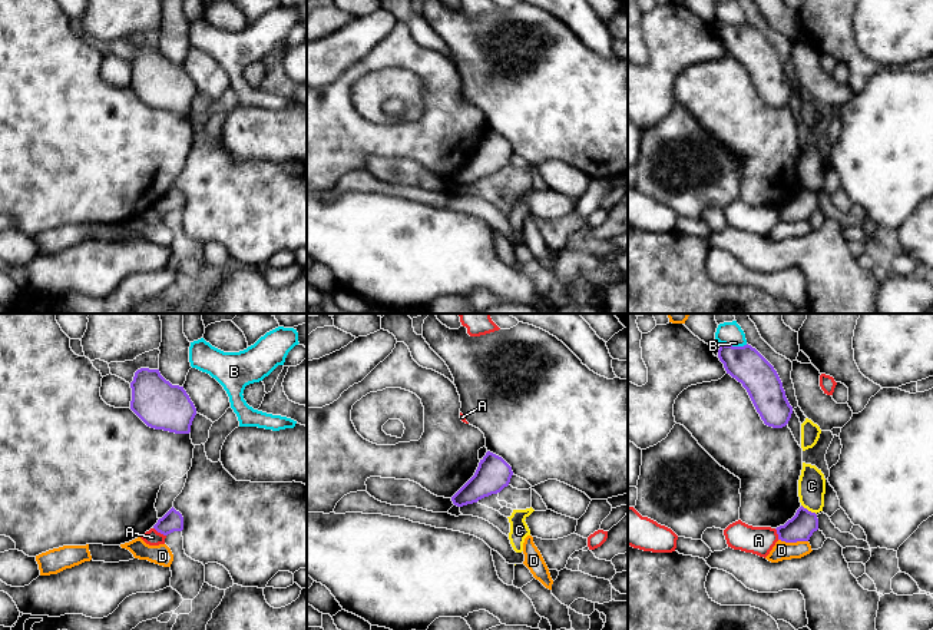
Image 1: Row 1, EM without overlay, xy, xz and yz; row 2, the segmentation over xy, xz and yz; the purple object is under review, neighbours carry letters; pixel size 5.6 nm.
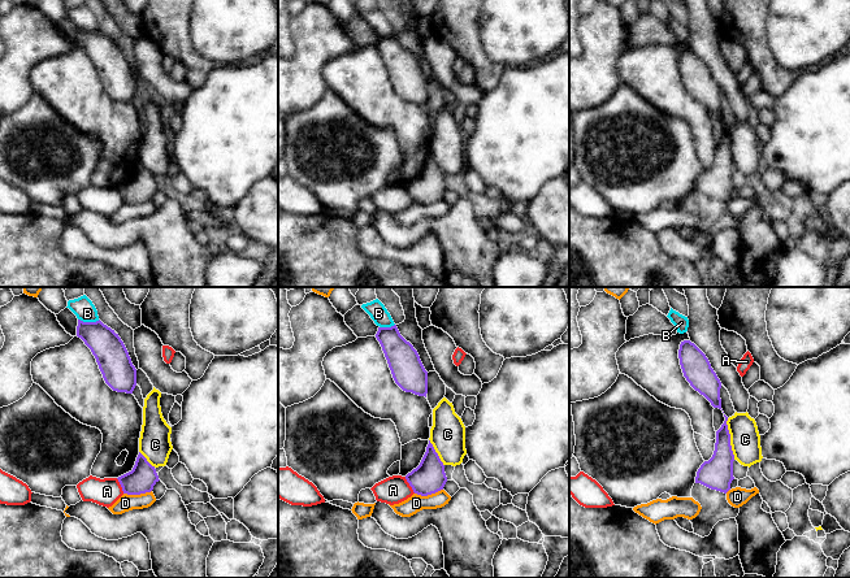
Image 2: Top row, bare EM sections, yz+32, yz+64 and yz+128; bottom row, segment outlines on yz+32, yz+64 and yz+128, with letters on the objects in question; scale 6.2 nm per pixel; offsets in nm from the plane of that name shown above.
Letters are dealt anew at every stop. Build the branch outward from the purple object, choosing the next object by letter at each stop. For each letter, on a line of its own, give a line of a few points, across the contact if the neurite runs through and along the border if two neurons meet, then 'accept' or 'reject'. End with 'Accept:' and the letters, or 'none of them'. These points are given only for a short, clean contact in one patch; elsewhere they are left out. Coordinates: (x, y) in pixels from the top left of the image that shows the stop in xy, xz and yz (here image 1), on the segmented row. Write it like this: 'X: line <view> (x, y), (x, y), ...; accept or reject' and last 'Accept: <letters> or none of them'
A: line xy (154, 527), (165, 536); reject
B: reject
C: line yz (801, 504), (816, 514); reject
D: reject
Accept: none of them

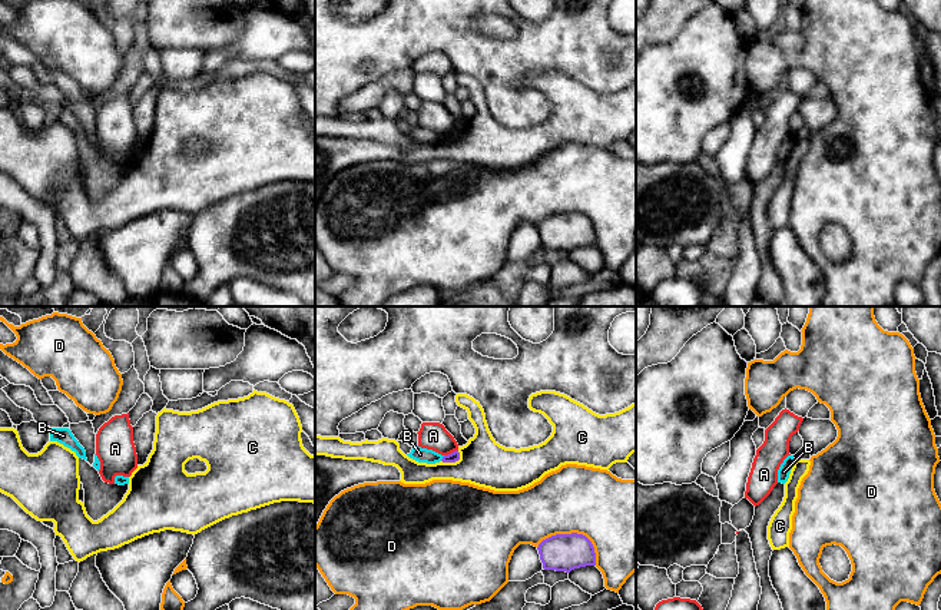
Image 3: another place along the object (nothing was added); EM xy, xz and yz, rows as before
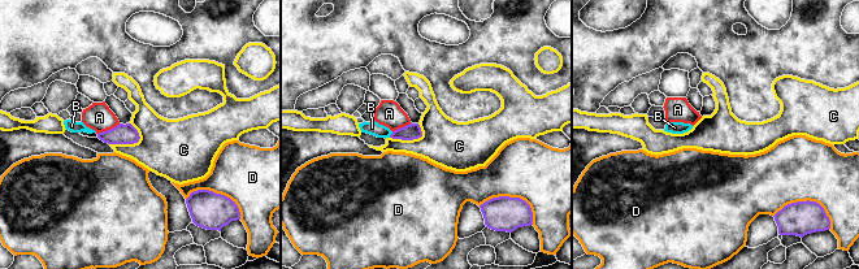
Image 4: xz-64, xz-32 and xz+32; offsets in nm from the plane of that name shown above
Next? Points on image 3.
A: reject
B: line xz (444, 456), (440, 460); reject
C: reject
D: reject
Accept: none of them

